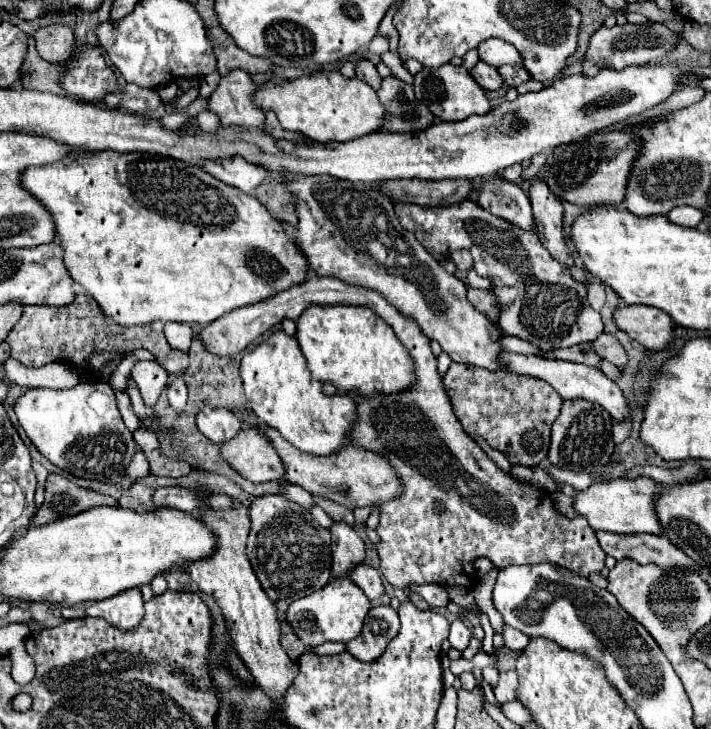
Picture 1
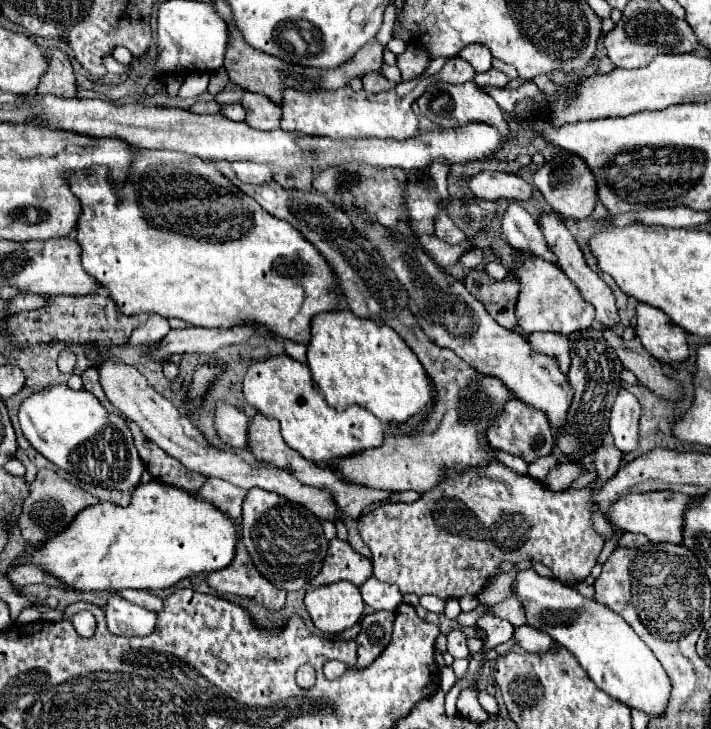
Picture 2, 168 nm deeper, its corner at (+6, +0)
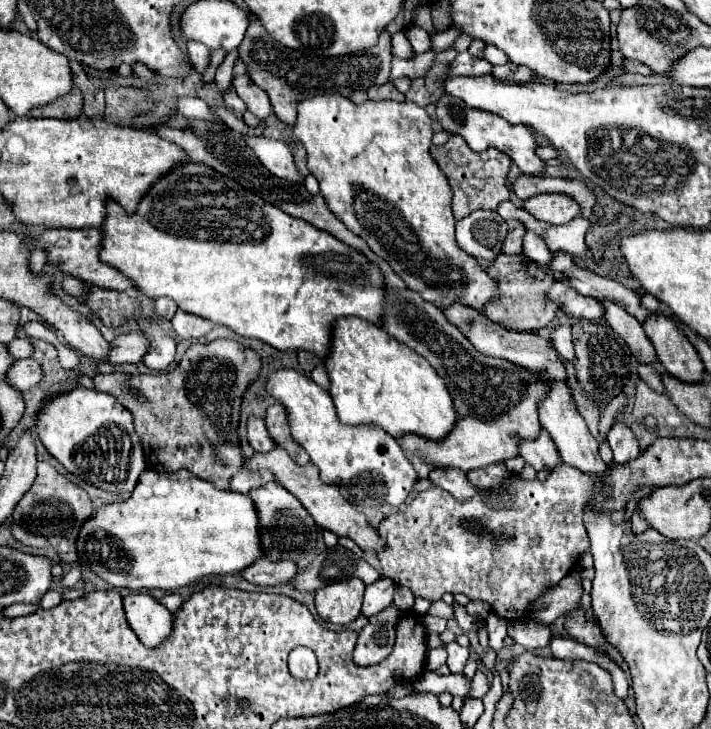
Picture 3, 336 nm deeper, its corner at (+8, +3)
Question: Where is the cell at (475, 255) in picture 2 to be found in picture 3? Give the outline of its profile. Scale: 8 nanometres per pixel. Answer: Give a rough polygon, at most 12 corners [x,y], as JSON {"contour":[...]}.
{"contour":[[524,226],[510,230],[502,254],[522,254]]}

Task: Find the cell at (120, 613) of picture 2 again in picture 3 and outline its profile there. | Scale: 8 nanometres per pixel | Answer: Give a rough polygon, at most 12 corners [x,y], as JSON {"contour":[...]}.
{"contour":[[146,592],[124,596],[132,632],[158,646],[172,630],[172,612]]}

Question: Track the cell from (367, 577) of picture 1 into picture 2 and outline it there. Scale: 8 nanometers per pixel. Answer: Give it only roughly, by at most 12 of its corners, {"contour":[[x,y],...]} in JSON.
{"contour":[[370,577],[362,597],[374,611],[396,611],[402,593]]}

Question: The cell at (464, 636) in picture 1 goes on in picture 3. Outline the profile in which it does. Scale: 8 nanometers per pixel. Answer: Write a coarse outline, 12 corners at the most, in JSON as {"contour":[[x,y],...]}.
{"contour":[[458,642],[446,646],[450,672],[462,672],[468,660],[468,648]]}

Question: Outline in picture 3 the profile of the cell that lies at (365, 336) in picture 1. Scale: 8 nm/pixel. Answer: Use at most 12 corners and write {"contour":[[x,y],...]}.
{"contour":[[352,316],[322,362],[344,424],[440,440],[456,412],[406,344]]}

